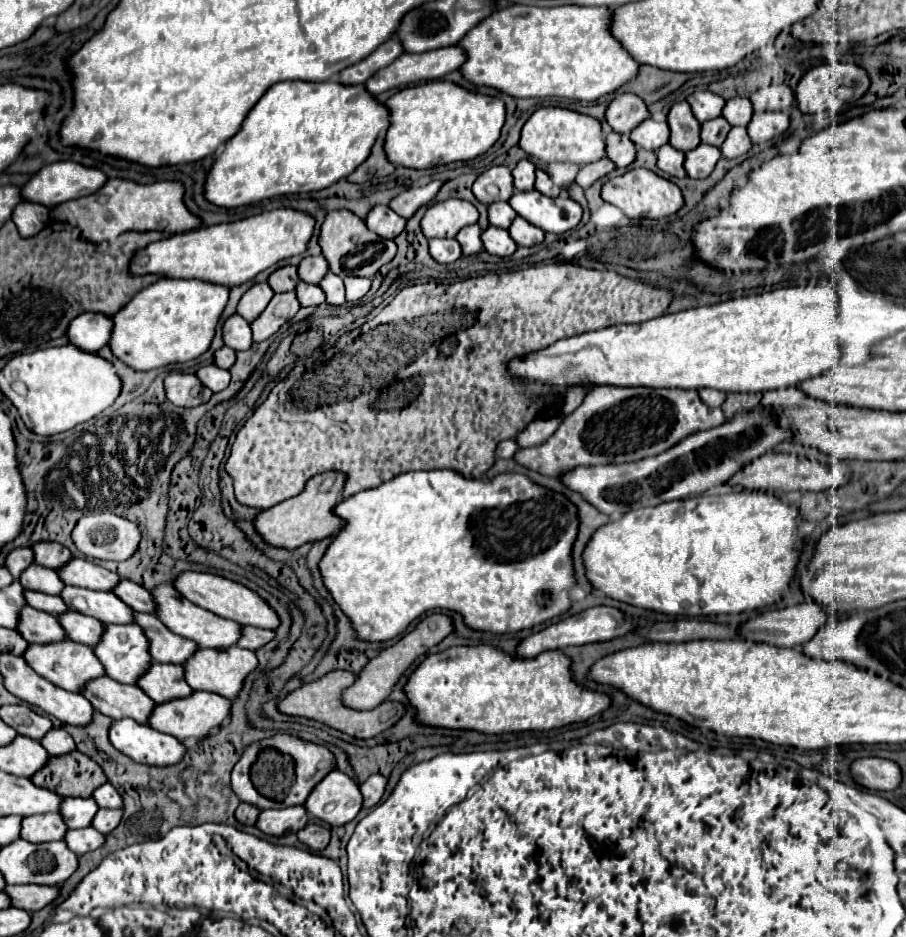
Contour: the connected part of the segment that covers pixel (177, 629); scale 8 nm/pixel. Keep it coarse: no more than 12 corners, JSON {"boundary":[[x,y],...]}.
{"boundary":[[172,585],[152,589],[156,617],[198,647],[226,649],[240,625],[188,603]]}

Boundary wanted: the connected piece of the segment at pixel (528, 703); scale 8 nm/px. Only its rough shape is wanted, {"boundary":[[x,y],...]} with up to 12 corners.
{"boundary":[[560,651],[428,655],[402,687],[426,727],[548,731],[610,705]]}

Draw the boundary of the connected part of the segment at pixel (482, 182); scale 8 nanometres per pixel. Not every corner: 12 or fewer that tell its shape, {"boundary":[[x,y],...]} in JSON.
{"boundary":[[490,167],[472,191],[484,205],[508,201],[514,191],[510,169]]}

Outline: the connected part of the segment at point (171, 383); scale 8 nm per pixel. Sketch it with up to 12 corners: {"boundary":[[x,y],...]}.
{"boundary":[[170,373],[166,397],[178,407],[198,407],[212,397],[196,375]]}

